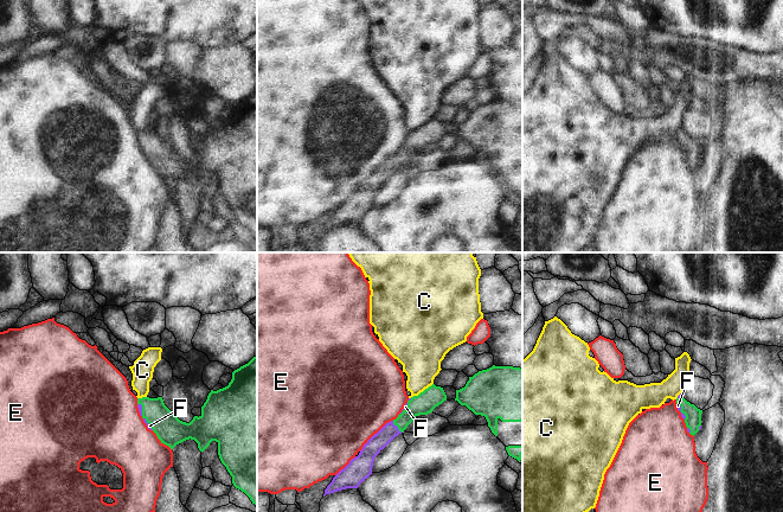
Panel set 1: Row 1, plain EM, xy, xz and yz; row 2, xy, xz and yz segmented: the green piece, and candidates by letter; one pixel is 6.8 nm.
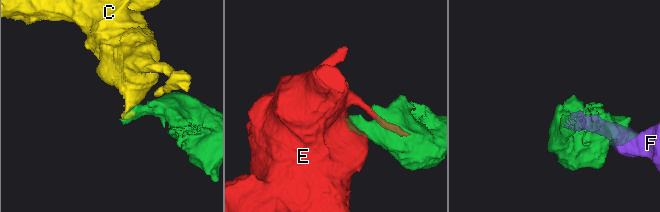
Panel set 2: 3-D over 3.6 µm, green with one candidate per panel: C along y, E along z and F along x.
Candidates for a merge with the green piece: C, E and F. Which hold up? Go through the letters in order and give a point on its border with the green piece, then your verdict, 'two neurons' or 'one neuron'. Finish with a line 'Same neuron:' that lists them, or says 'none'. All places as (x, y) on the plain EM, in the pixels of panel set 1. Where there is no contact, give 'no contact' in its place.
C: meets green in xz at (421, 127); two neurons
E: meets green in xy at (161, 176); two neurons
F: meets green in xz at (397, 160); one neuron
Same neuron: F

